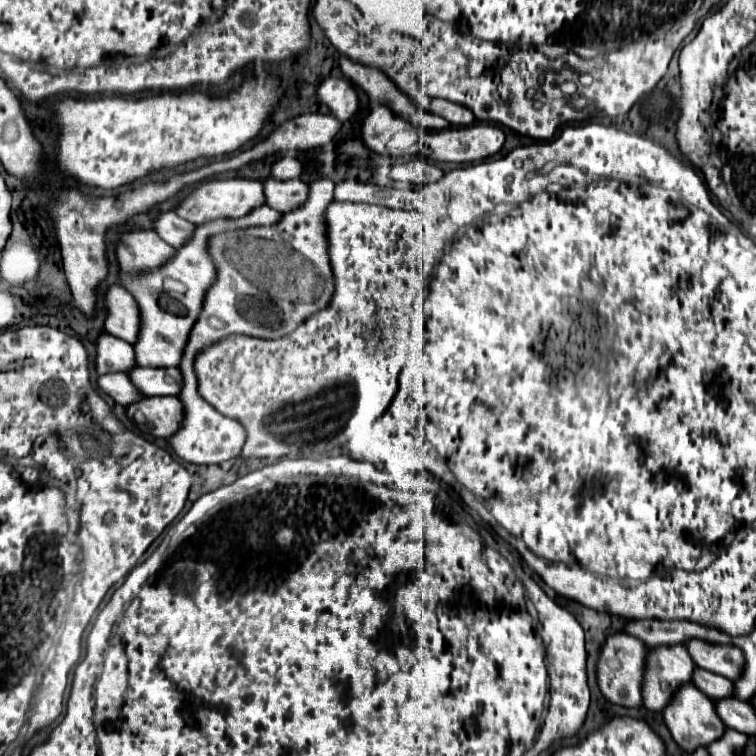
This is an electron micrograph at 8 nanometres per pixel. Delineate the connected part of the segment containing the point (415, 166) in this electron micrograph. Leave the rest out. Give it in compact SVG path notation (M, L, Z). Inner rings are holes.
M404 162L404 164L394 164L392 166L392 180L396 182L410 182L410 184L426 184L428 176L422 176L422 164L418 162Z

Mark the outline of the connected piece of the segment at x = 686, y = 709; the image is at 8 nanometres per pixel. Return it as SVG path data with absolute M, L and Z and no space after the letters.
M692 682L682 684L674 692L670 702L662 710L662 718L668 730L672 732L672 738L678 742L678 746L686 748L688 752L692 752L698 746L710 744L710 740L716 740L718 736L722 736L722 728L726 728L722 726L722 720L718 720L718 714L714 712L714 704L710 704L710 698L706 698Z

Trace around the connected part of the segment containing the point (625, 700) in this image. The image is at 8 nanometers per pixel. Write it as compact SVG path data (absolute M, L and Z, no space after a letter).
M614 632L608 634L600 646L598 662L596 662L596 678L600 692L618 706L634 708L642 704L640 698L640 680L642 680L642 656L646 656L646 644L642 640L626 634L626 632Z

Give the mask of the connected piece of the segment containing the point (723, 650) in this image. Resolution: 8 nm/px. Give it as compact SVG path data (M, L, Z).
M686 640L684 644L692 656L692 660L710 672L718 672L720 676L734 676L738 668L742 668L742 652L732 644L710 644L706 640Z

